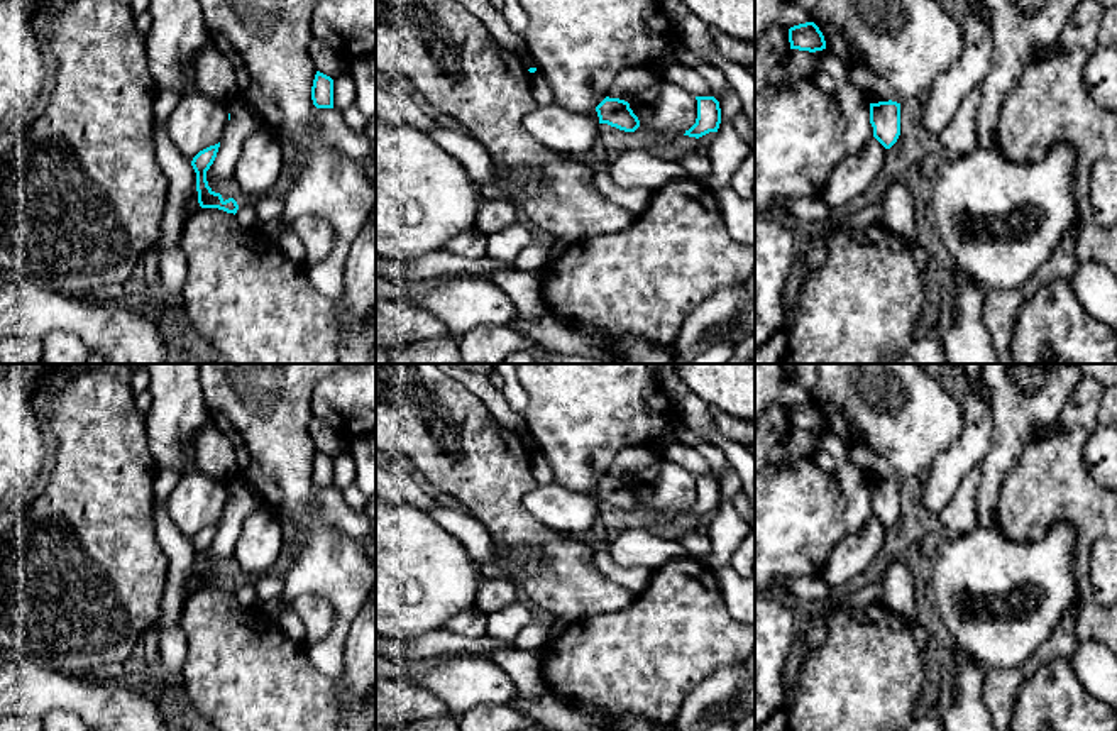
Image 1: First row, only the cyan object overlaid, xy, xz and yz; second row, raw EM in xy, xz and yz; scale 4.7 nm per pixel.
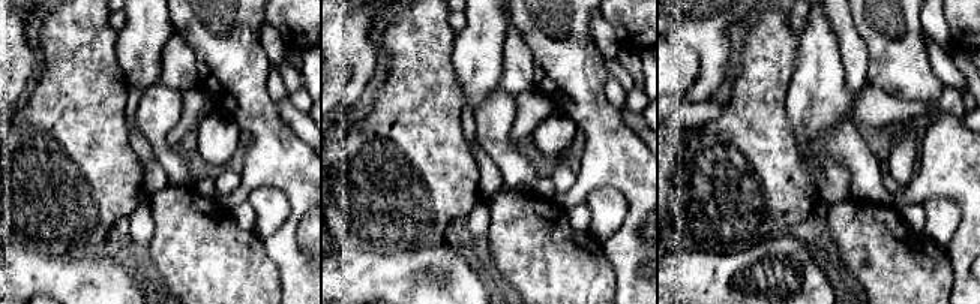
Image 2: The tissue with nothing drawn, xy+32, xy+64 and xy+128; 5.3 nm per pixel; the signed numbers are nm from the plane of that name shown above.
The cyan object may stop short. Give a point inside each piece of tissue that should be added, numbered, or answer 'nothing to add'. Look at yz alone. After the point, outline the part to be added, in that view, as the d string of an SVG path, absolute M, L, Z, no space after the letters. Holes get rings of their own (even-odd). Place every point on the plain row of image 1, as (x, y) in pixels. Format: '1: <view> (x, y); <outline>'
nothing to add

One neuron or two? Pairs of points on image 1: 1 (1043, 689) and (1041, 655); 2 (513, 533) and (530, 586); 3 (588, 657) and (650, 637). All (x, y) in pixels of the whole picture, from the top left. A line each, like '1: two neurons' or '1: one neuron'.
1: two neurons
2: one neuron
3: one neuron

